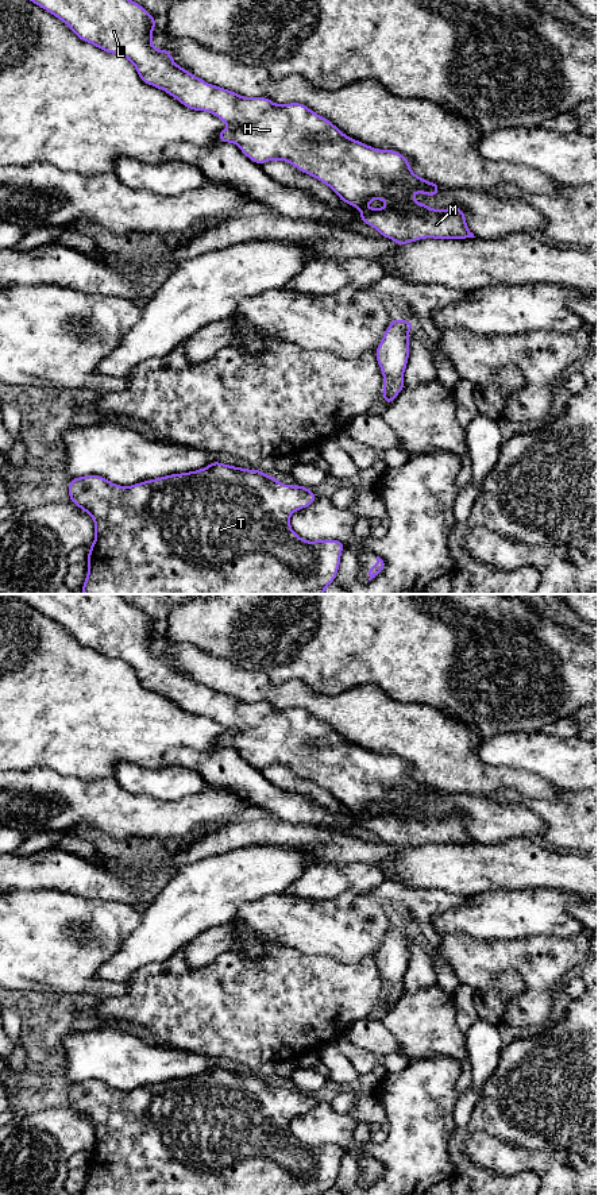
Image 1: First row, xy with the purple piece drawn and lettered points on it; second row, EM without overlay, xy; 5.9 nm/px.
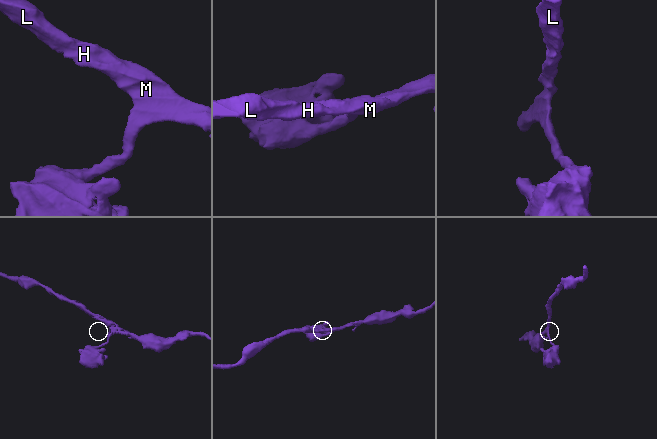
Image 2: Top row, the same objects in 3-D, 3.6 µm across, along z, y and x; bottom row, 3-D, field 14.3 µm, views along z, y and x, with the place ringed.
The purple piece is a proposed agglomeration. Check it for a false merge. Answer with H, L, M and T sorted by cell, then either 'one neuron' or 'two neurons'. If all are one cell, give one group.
H L M T; one neuron

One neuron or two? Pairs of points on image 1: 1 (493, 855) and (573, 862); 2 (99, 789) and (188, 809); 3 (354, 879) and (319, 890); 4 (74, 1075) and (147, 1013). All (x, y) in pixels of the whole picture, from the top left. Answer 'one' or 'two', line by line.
1: one
2: one
3: one
4: two

